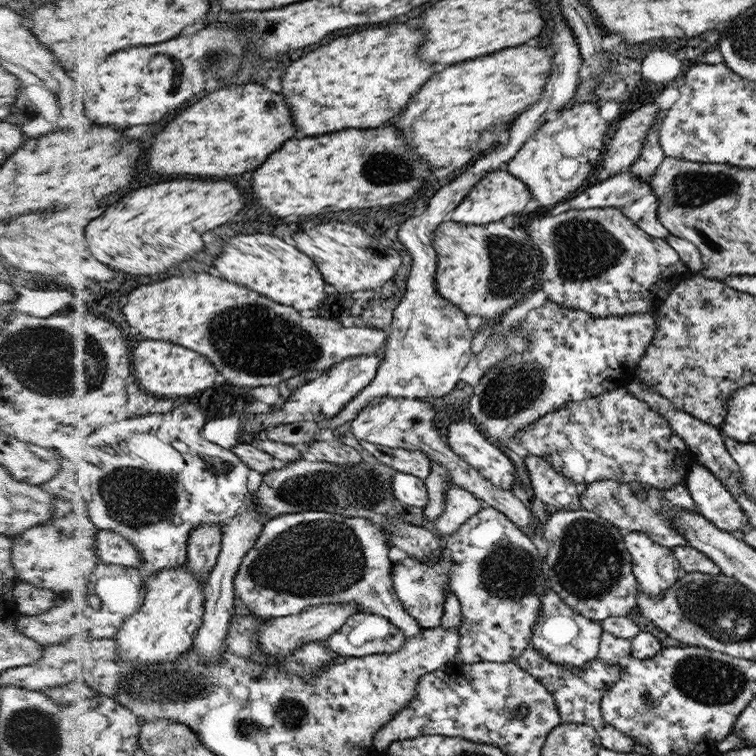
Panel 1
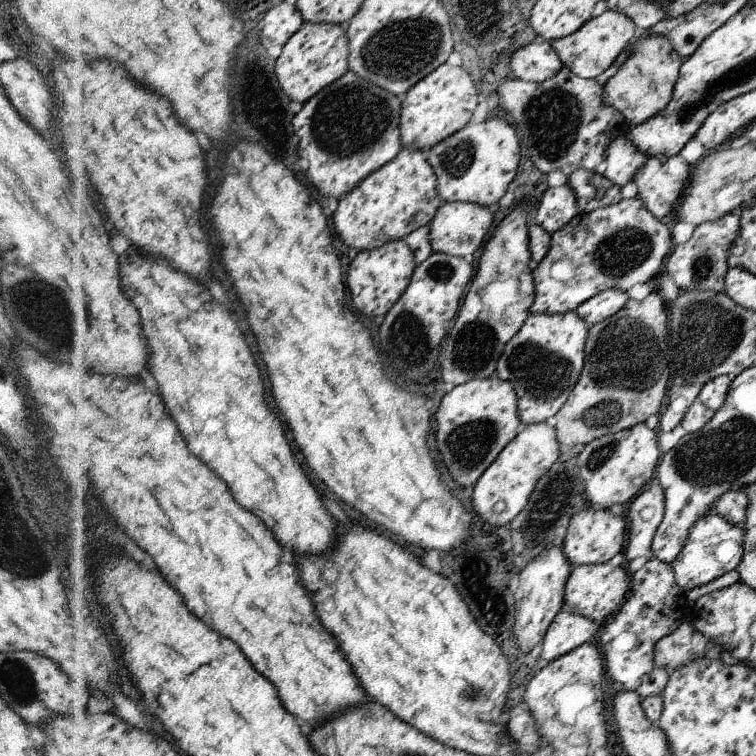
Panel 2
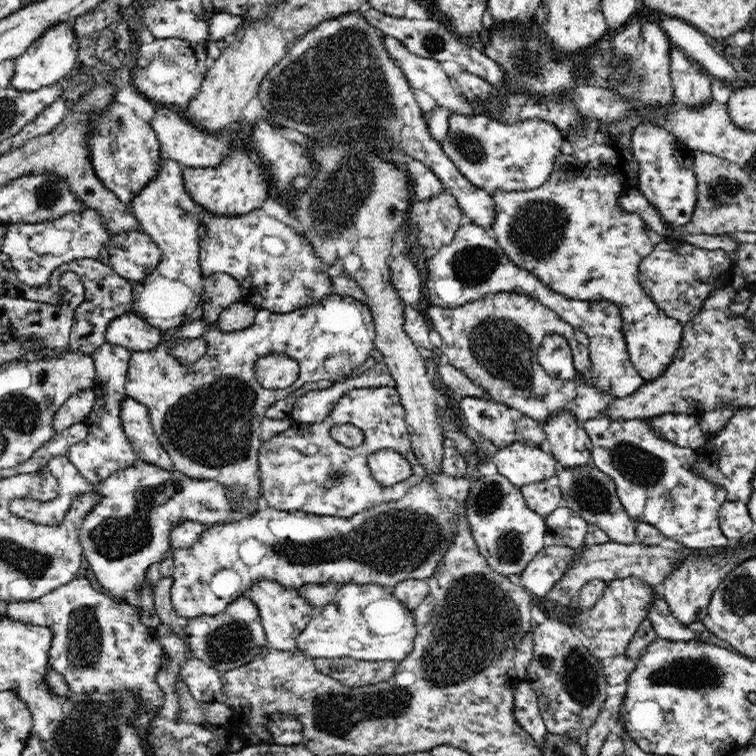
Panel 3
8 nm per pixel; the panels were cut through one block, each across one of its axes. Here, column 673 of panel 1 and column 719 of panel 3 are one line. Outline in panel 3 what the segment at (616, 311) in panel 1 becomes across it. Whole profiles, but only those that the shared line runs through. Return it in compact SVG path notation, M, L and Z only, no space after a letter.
M665 238L639 264L639 281L643 292L660 310L678 322L686 323L700 313L702 304L716 290L731 286L737 263L724 249L704 249L682 238Z

